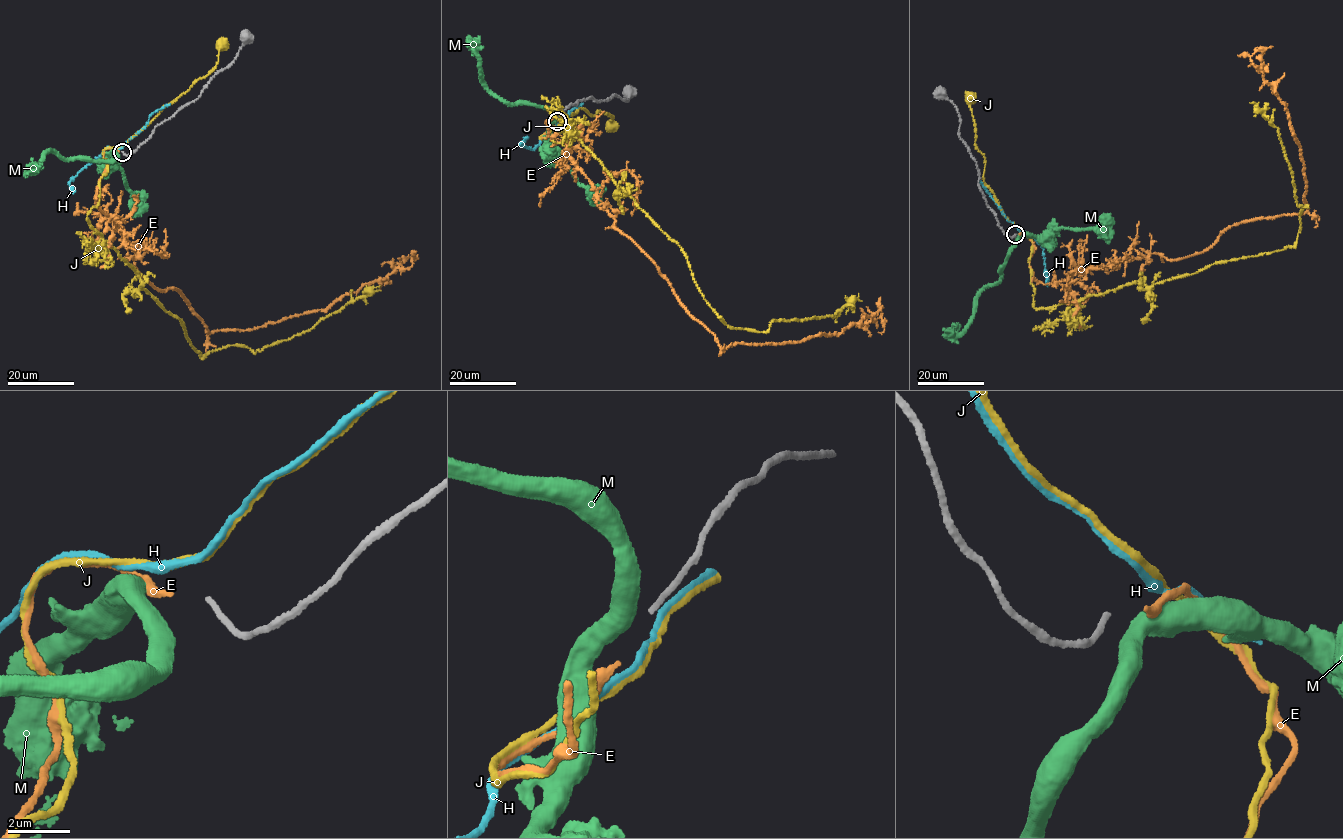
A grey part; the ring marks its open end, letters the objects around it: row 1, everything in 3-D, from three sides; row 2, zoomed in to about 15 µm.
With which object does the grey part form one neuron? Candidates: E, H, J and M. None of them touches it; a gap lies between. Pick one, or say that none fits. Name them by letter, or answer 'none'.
E

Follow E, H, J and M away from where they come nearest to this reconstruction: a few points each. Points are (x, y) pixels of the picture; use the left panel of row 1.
E: (119, 151), (104, 150), (95, 203), (142, 275), (179, 292), (208, 332), (326, 309), (409, 257)
H: (122, 147), (106, 148), (79, 172), (69, 182), (74, 192)
J: (123, 146), (166, 105), (215, 67), (218, 51), (226, 47), (223, 44)
M: (118, 153), (115, 160), (71, 160), (52, 151), (32, 172), (36, 164), (31, 158)

